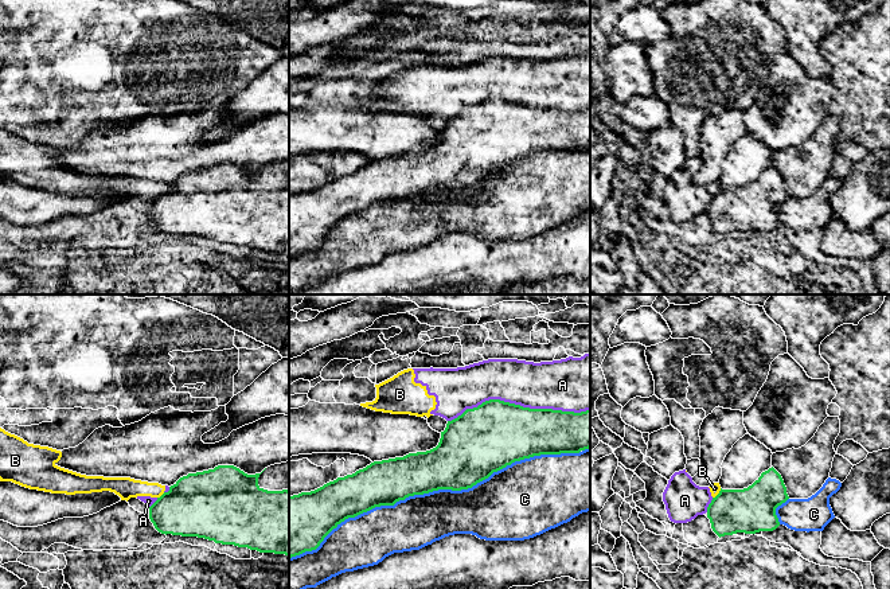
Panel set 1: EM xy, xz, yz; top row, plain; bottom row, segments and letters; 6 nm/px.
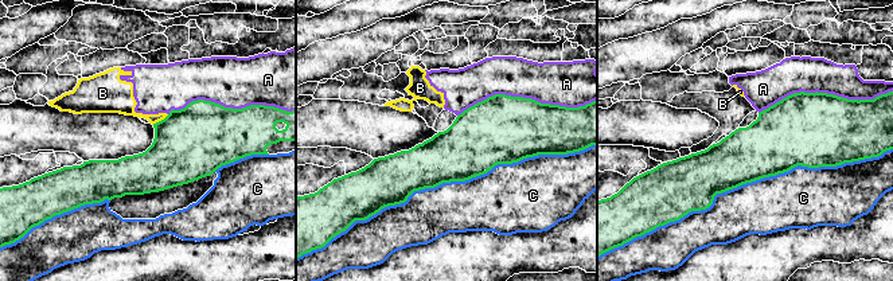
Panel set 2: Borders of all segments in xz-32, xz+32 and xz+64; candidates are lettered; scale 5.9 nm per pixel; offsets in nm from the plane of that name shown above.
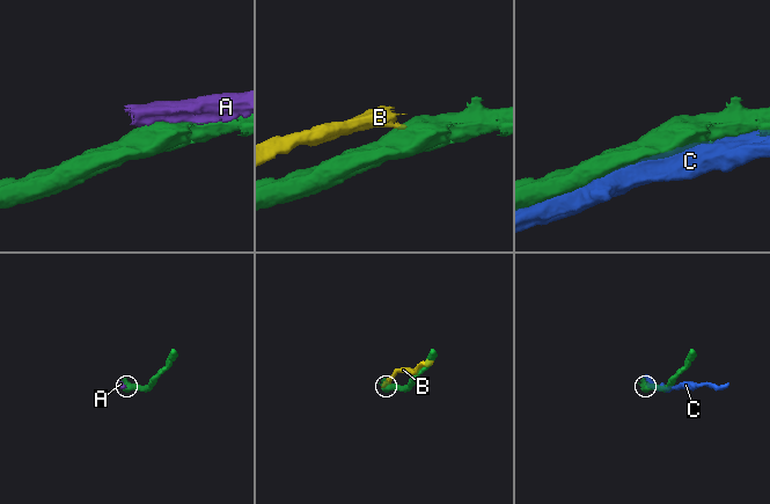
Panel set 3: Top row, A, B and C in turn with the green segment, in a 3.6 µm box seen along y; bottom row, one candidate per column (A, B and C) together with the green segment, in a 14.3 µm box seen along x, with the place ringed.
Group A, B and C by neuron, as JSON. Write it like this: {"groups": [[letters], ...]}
{"groups": [["A", "B"], ["C"]]}

